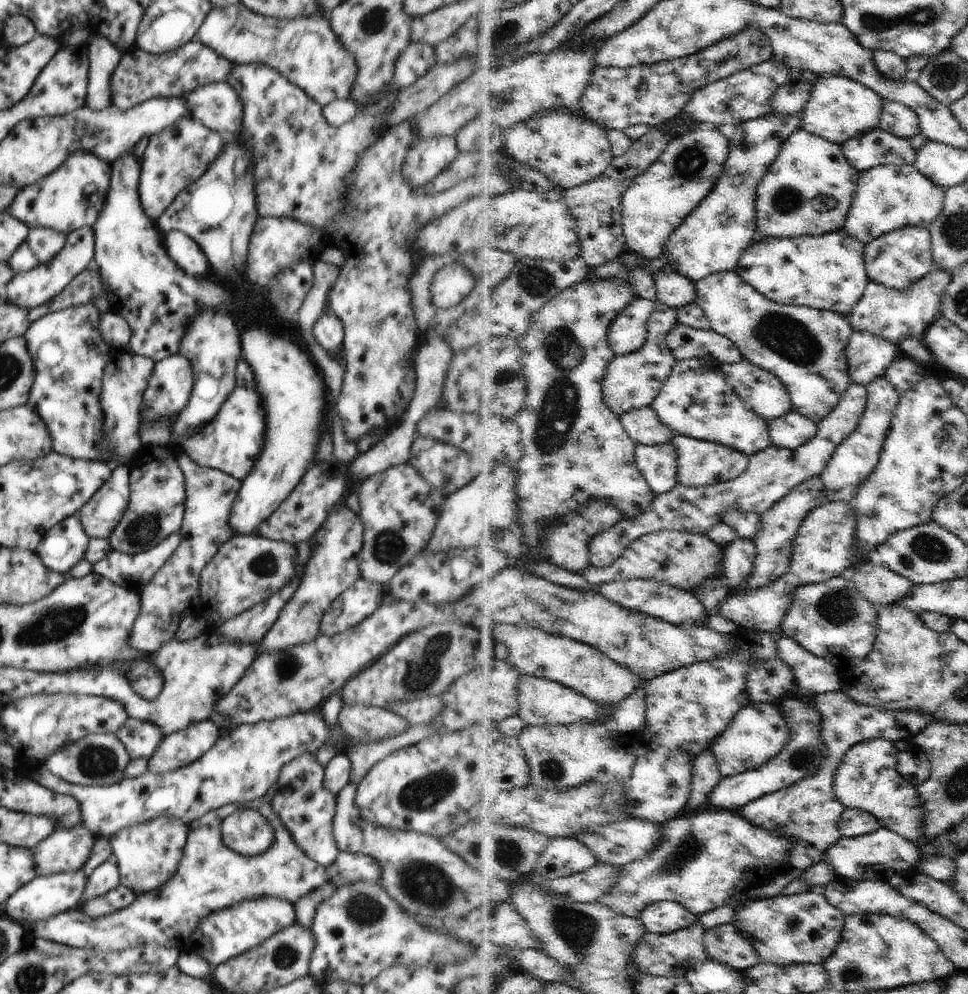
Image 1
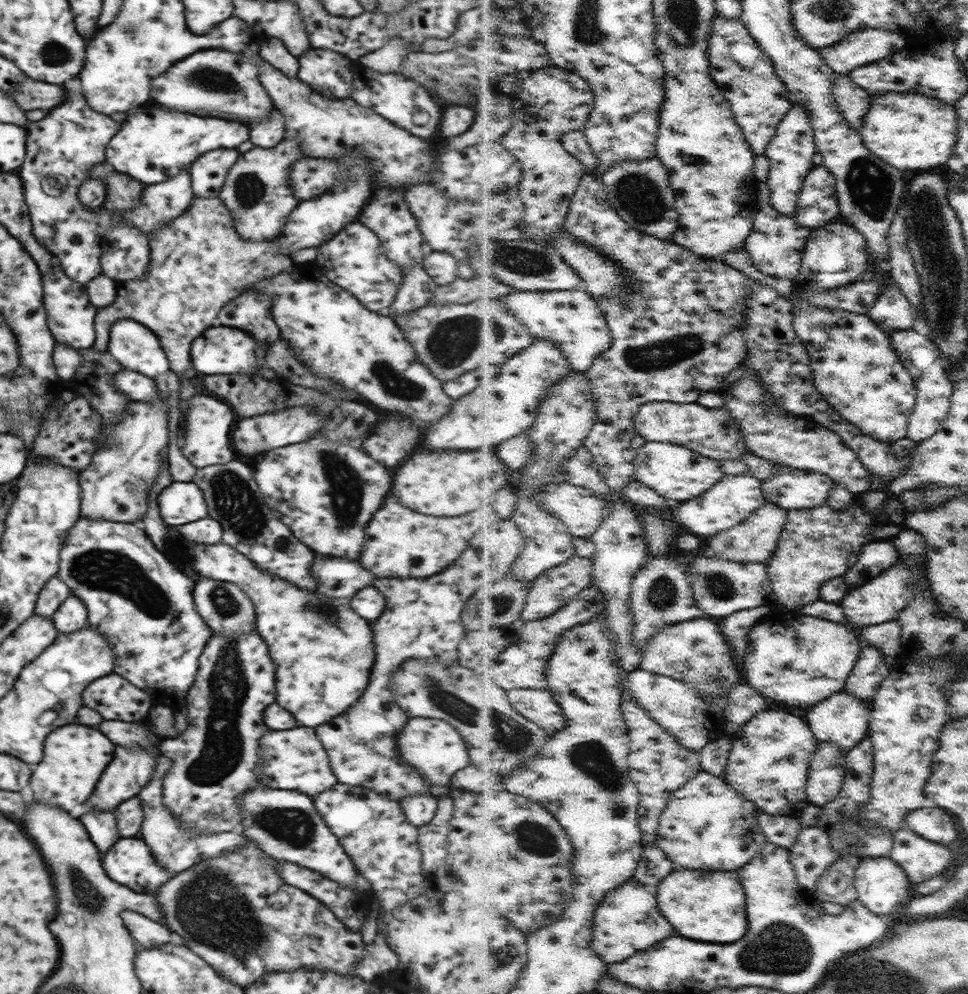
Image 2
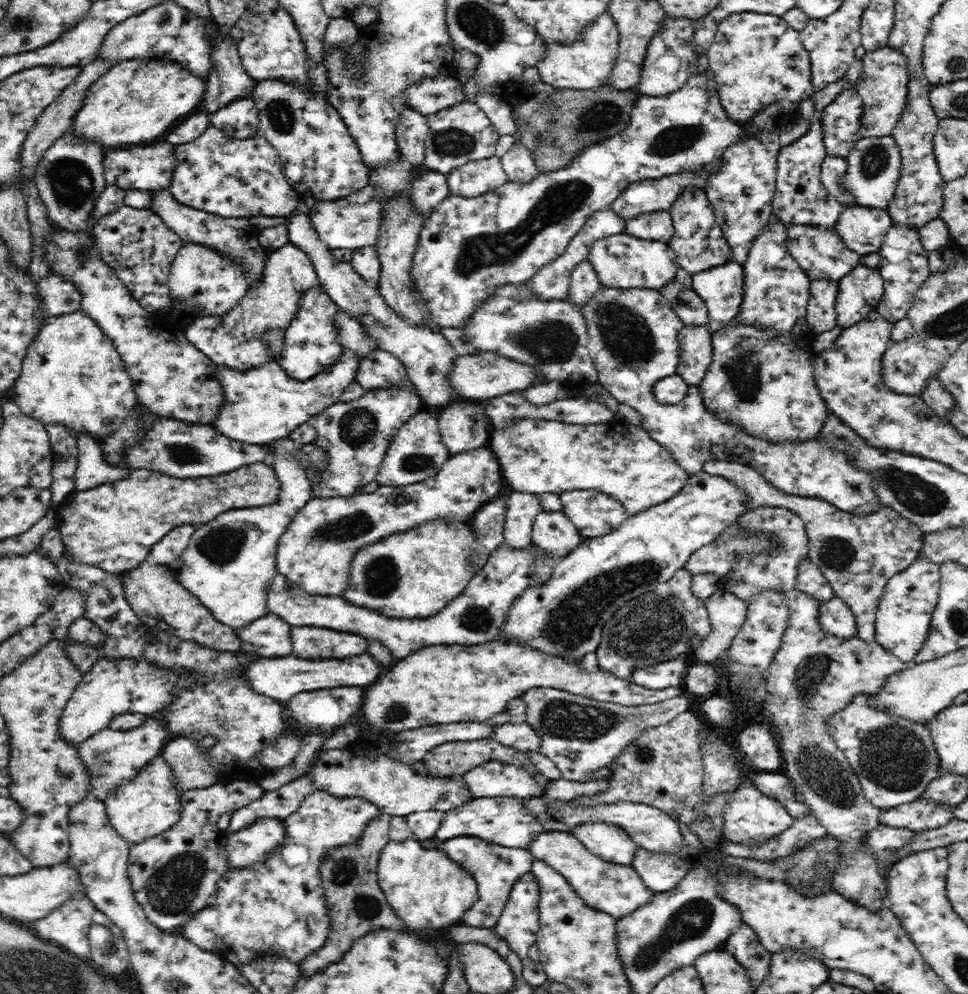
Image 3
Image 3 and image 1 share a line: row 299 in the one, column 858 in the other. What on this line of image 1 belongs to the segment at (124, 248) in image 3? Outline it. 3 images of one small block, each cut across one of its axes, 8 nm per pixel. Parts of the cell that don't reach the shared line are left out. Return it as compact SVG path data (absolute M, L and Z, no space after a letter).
M881 127L842 144L848 159L864 172L881 165L915 165L918 151L910 139L887 132Z

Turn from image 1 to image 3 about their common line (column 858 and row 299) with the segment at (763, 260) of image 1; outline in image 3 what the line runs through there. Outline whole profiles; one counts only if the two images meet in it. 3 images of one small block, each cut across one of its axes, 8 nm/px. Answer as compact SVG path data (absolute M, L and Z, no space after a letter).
M292 244L266 250L263 270L254 278L249 290L238 303L226 312L201 316L184 329L190 342L220 368L232 372L248 372L275 361L273 339L270 334L282 334L297 318L306 296L320 287L318 274L310 258Z

